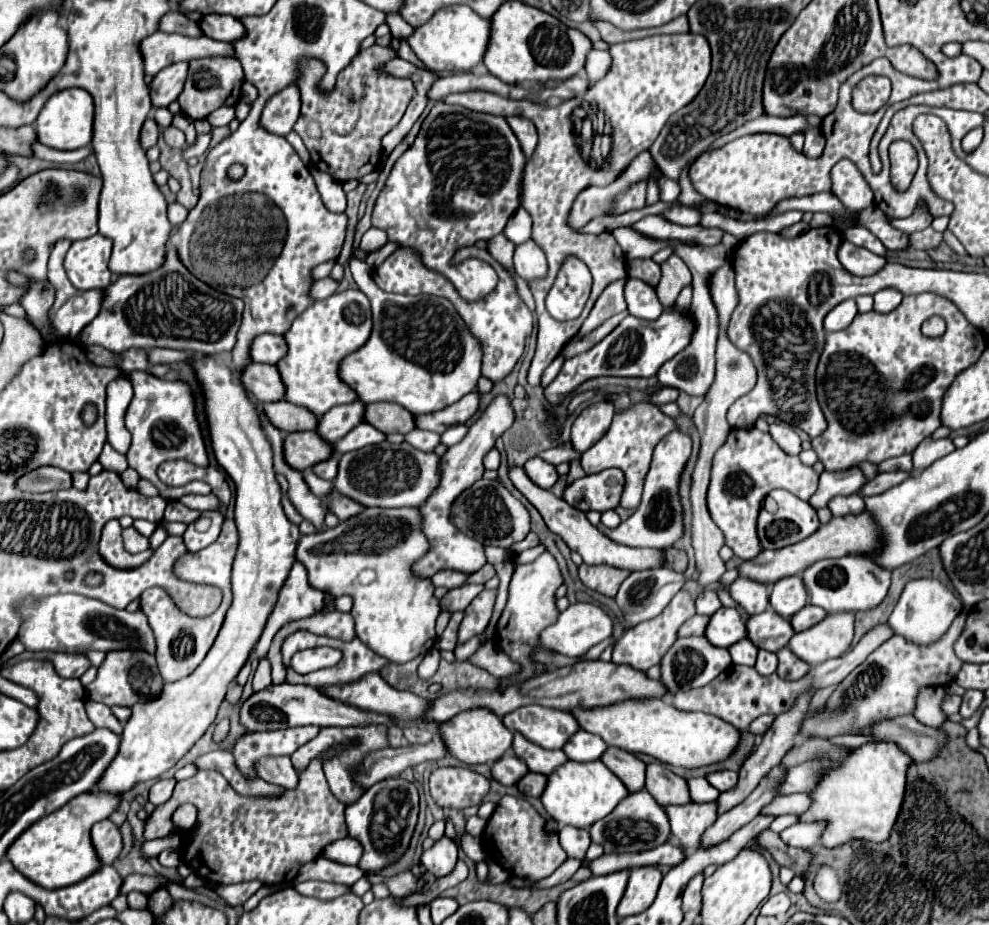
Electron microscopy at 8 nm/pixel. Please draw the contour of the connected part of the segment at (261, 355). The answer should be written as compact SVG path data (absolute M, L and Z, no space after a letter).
M258 335L252 341L252 361L278 365L278 361L286 355L288 345L282 335Z

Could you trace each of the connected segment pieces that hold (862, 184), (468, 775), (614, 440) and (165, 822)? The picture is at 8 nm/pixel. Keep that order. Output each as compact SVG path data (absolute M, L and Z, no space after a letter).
M840 159L832 167L832 193L850 211L858 211L874 203L870 185L850 159Z
M438 767L430 775L430 795L444 809L480 805L490 791L490 779L466 767Z
M650 403L632 405L632 407L618 411L614 415L608 433L582 455L582 459L580 459L582 467L584 467L586 475L598 473L598 471L608 469L608 467L622 469L626 475L626 489L622 493L622 507L636 509L640 505L642 483L644 483L644 477L646 477L648 467L650 467L652 449L658 445L660 439L664 439L668 433L678 431L678 429L680 429L678 423L672 417L664 415L656 405L650 405Z
M338 747L328 749L326 753L318 755L306 771L300 775L300 783L294 791L286 791L280 799L252 799L252 797L242 797L236 791L230 791L230 785L218 771L198 771L194 777L186 781L178 781L174 787L172 797L154 809L154 813L146 819L146 829L144 837L146 839L156 839L156 837L166 837L174 833L174 825L170 821L172 813L180 803L194 803L198 807L198 823L194 831L190 831L190 841L194 845L194 853L184 853L182 859L199 875L204 881L212 883L242 883L242 881L260 881L264 885L288 885L294 881L298 875L300 865L306 861L312 861L318 857L326 845L332 841L348 837L348 829L344 823L344 803L340 803L328 789L322 765L324 761L330 761L334 755L338 755Z

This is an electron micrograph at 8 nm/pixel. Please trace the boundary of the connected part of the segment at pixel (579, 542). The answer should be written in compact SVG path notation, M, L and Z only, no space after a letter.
M520 467L510 469L510 479L512 479L514 487L540 511L540 515L544 517L544 521L550 527L550 531L554 531L556 535L560 535L572 551L580 553L582 559L584 559L584 563L588 563L588 565L606 563L606 565L612 565L612 567L622 567L626 571L642 571L642 569L658 569L658 567L664 567L666 561L664 561L664 551L662 549L628 547L628 545L622 545L622 543L612 541L610 537L606 537L598 527L594 527L586 519L586 513L584 511L574 509L572 505L566 505L564 499L552 495L550 491L540 489L536 483L532 483L528 479L528 475L524 473L524 469L520 469Z

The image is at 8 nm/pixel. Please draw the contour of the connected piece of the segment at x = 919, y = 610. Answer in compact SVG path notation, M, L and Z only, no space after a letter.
M918 579L918 581L910 581L910 585L906 585L906 589L902 591L888 619L888 625L894 631L894 635L902 635L906 641L918 647L928 647L948 631L950 623L960 611L962 611L962 601L958 599L956 593L946 589L940 581Z

